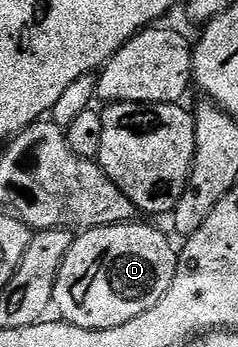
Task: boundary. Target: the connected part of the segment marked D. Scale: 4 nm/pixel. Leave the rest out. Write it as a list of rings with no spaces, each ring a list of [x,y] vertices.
[[[142,222],[90,228],[76,235],[70,253],[66,253],[66,261],[62,261],[54,289],[54,307],[57,312],[60,310],[59,318],[63,322],[91,331],[114,329],[126,325],[126,321],[134,321],[134,317],[154,309],[162,301],[166,289],[170,289],[170,281],[174,281],[178,251],[158,228],[147,227]]]

